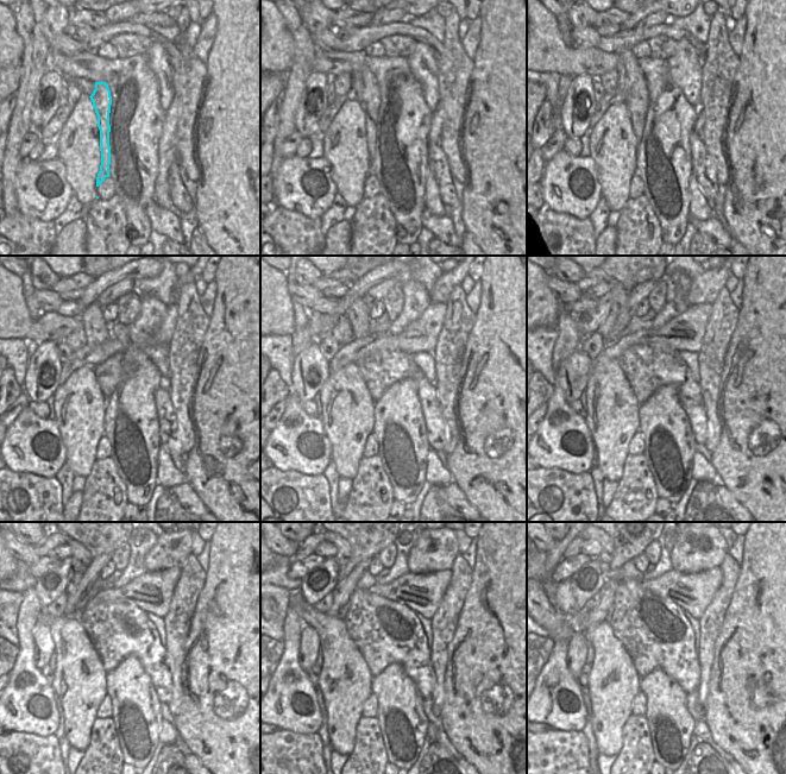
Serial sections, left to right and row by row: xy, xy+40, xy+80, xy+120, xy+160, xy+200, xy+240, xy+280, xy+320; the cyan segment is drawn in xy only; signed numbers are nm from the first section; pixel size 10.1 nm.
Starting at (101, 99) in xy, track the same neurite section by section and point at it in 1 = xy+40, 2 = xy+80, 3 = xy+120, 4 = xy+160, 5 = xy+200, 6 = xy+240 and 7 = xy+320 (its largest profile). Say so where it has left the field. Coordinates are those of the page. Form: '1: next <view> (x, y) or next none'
1: next xy+40 (364, 85)
2: next xy+80 (632, 85)
3: next xy+120 (95, 327)
4: next xy+160 (358, 315)
5: next xy+200 (620, 306)
6: next xy+240 (81, 558)
7: next xy+320 (608, 549)

